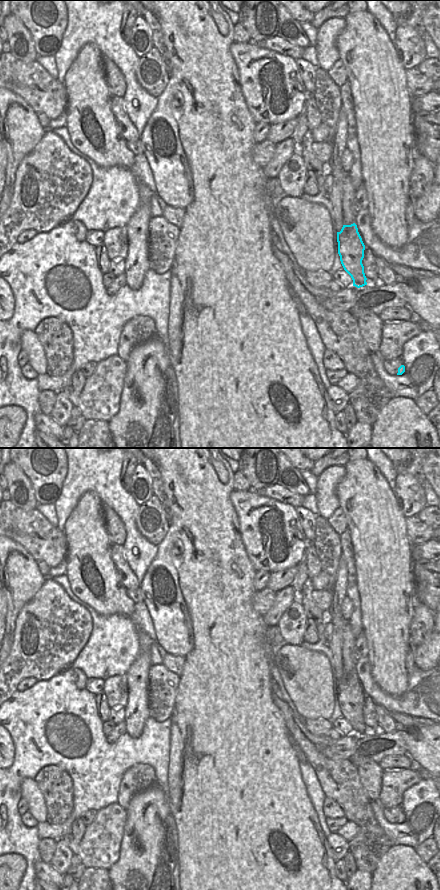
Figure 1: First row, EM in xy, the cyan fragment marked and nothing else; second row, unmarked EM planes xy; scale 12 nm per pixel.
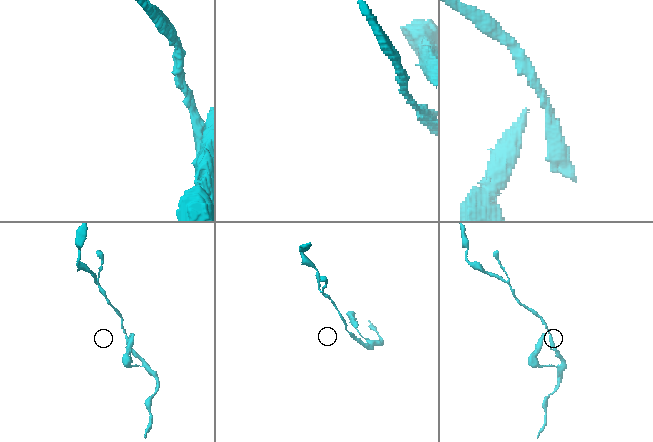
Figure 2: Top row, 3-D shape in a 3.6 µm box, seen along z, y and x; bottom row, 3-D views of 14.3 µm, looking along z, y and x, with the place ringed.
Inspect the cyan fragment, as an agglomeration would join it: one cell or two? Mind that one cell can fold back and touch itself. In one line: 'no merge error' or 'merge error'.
merge error

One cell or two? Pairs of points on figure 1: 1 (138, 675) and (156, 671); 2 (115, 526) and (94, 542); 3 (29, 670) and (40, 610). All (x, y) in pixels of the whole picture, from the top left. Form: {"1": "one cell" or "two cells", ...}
{"1": "two cells", "2": "two cells", "3": "one cell"}

